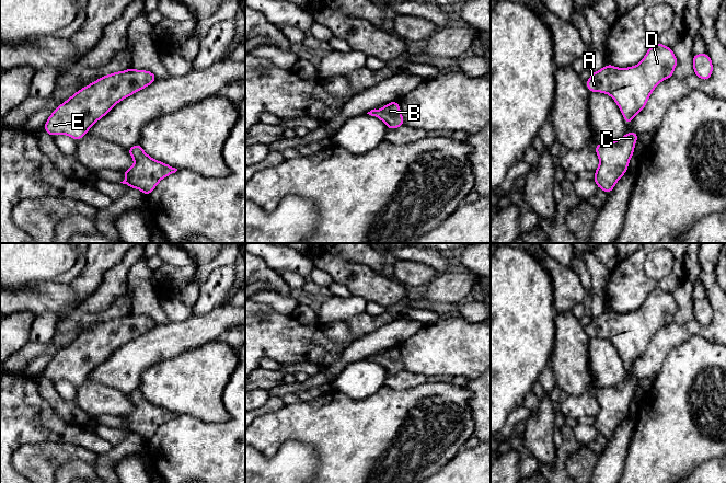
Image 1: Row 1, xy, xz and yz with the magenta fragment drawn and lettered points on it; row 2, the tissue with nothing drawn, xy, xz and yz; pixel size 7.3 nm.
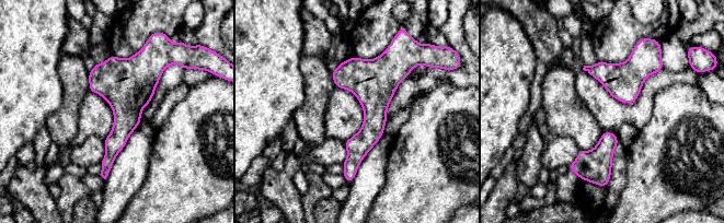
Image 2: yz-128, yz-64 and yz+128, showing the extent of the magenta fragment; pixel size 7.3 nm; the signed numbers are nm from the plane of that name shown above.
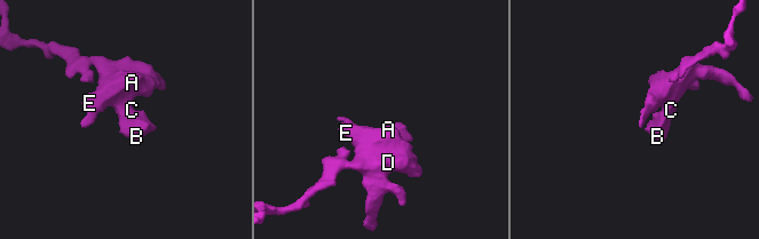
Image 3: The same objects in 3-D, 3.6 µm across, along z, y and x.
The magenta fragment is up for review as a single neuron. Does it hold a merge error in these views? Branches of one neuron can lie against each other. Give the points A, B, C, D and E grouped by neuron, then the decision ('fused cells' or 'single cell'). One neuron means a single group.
A B C D E; single cell

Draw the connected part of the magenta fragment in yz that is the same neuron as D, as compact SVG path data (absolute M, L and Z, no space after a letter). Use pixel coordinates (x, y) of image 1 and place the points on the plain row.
M657 287L649 292L645 302L636 311L616 313L607 309L602 314L592 317L586 326L586 332L590 338L601 337L610 341L619 352L626 370L630 370L633 364L645 354L654 334L661 326L673 322L677 310L678 306L671 292Z

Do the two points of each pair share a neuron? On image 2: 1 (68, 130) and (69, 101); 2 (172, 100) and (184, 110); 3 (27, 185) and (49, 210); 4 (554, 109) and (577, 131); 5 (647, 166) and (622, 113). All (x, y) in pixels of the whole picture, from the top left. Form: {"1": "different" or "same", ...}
{"1": "same", "2": "different", "3": "same", "4": "same", "5": "different"}

